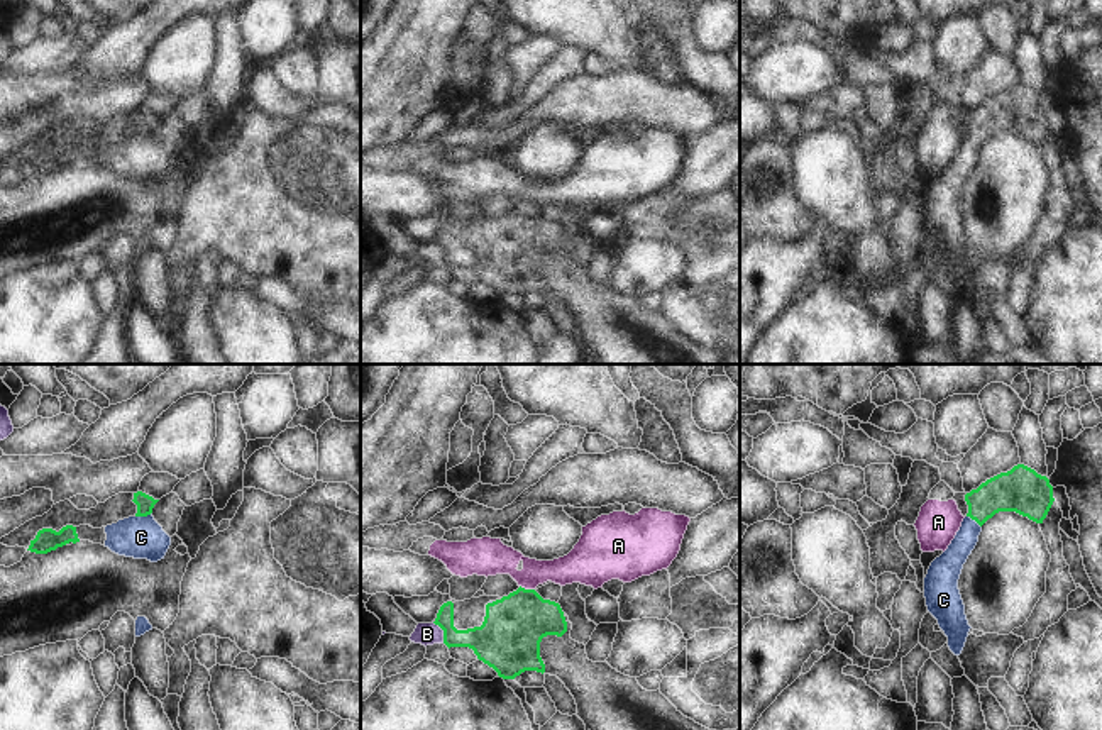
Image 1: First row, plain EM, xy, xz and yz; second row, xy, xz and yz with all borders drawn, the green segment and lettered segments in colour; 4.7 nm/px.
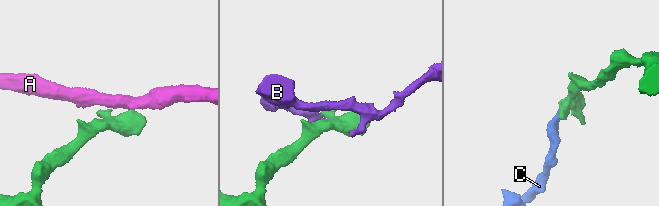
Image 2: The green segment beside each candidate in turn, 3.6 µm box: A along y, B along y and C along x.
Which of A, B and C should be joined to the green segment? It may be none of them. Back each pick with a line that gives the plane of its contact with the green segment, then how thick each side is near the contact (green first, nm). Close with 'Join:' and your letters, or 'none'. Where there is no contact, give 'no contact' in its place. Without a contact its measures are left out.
C: xy | 80/200 nm
Join: C

